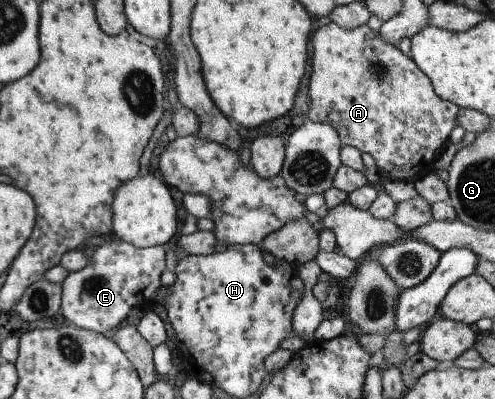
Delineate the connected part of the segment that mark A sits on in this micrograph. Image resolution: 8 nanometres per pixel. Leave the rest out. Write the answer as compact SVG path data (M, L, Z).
M335 22L325 25L312 33L310 37L313 45L313 72L311 73L309 91L311 91L311 109L307 114L307 119L312 122L325 122L331 124L340 135L343 146L355 146L363 152L369 153L375 160L381 174L393 180L403 180L405 183L415 183L420 177L426 176L431 171L435 171L435 161L437 161L437 149L449 142L451 131L458 125L457 114L460 108L456 103L448 102L440 98L433 89L431 80L419 69L419 66L407 55L403 54L397 46L385 43L377 30L370 29L367 25L352 30L339 27Z

